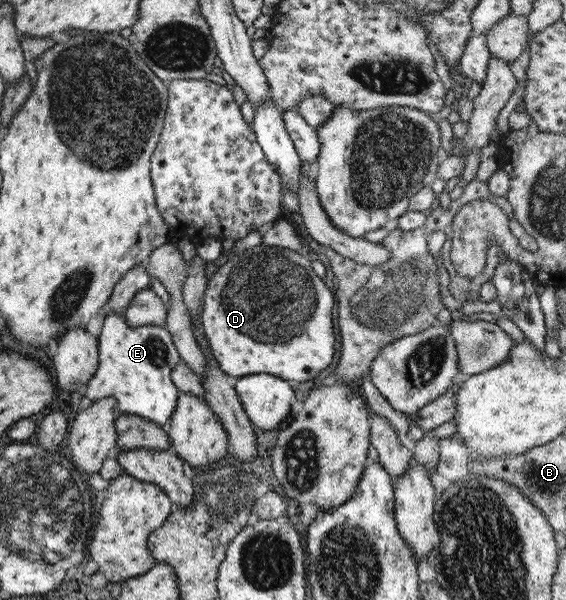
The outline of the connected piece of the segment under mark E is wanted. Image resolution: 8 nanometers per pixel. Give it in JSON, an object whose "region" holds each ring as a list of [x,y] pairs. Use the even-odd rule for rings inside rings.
{"region":[[[108,312],[103,317],[97,342],[97,368],[81,389],[81,404],[110,396],[115,399],[119,415],[138,415],[165,429],[180,393],[171,380],[171,371],[180,359],[169,331],[154,324],[130,327],[122,313]]]}

